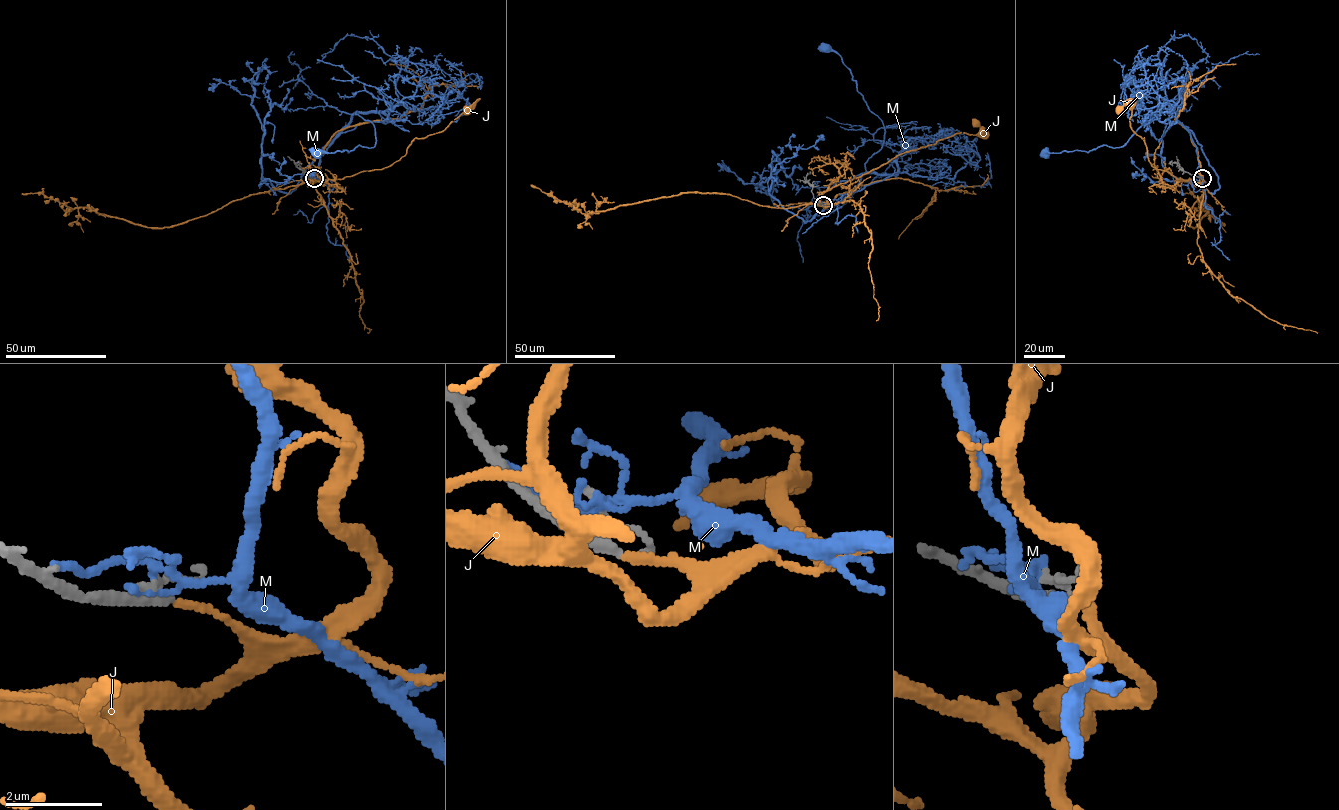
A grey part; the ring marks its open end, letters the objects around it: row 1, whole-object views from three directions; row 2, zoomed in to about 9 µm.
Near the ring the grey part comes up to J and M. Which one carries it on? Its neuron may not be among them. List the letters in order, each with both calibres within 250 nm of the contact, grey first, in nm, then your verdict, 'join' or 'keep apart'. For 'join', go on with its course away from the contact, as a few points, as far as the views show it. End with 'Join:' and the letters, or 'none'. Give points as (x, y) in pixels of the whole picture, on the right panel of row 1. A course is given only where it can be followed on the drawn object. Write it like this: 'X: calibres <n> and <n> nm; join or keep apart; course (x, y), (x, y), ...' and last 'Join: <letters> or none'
J: calibres 130 and 150 nm; join; course (1203, 178), (1202, 184), (1178, 179), (1153, 167), (1143, 138), (1130, 122), (1131, 110), (1124, 105), (1121, 111)
M: calibres 110 and 140 nm; keep apart
Join: J

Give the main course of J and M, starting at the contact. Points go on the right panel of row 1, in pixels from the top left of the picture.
J: (1203, 178), (1202, 184), (1178, 179), (1153, 167), (1143, 138), (1130, 122), (1131, 110), (1124, 105), (1121, 111)
M: (1201, 177), (1196, 147), (1179, 122), (1170, 123), (1171, 112), (1148, 120), (1122, 146), (1044, 153)

